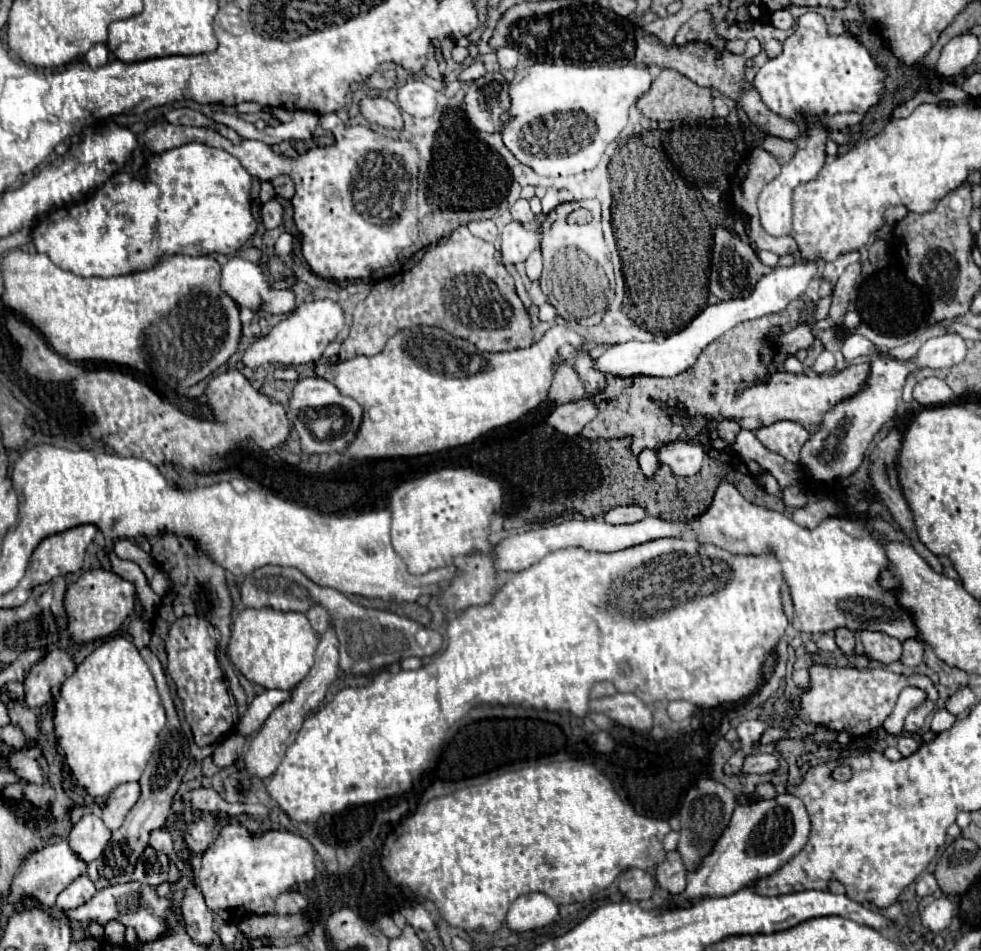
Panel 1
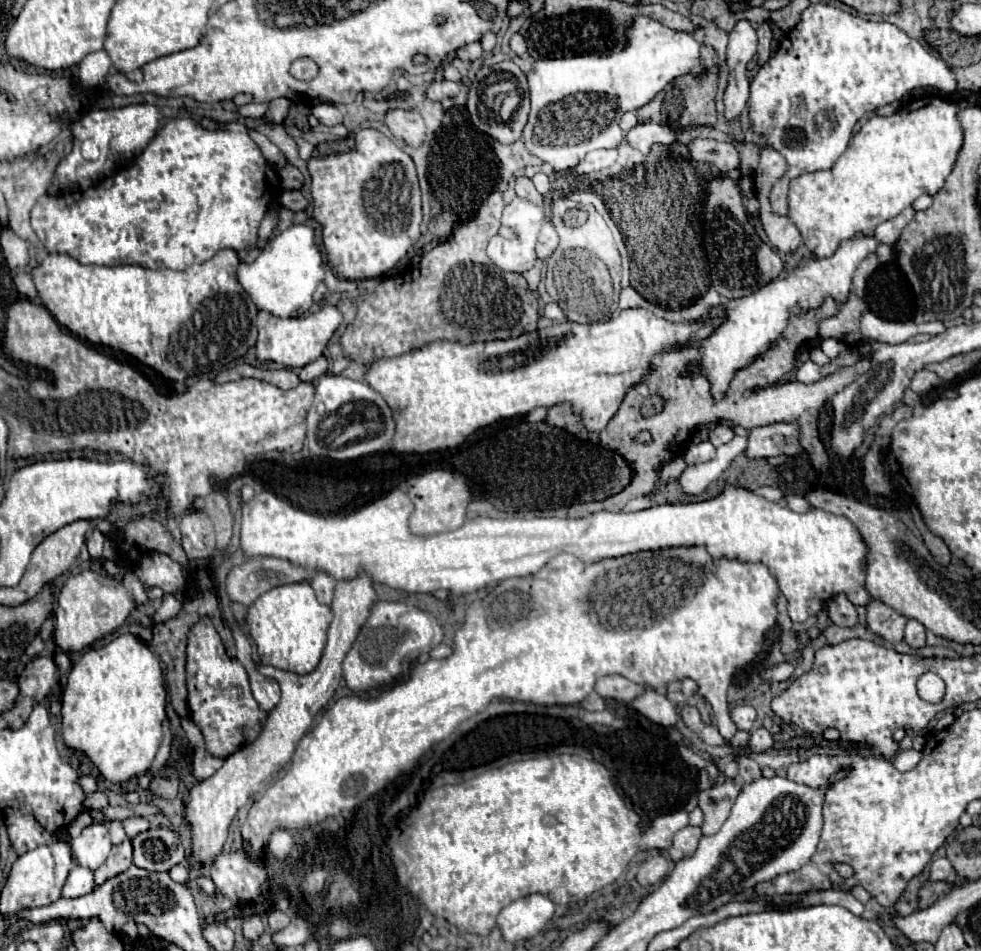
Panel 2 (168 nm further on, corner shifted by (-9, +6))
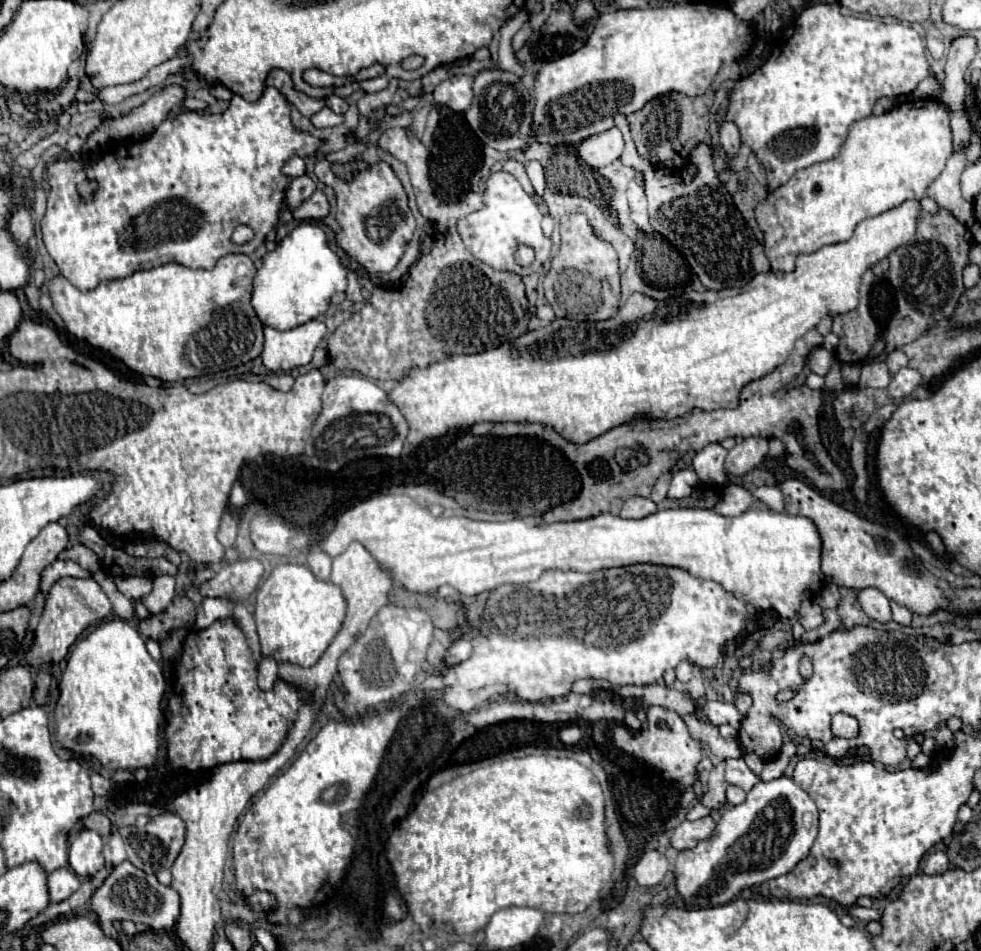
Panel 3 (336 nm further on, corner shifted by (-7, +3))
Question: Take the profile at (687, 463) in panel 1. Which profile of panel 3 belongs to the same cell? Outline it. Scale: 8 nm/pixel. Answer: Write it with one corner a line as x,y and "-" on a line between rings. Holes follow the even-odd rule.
717,443
703,447
693,457
693,469
697,471
701,482
720,488
729,484
726,472
723,471
723,463
725,463
725,449

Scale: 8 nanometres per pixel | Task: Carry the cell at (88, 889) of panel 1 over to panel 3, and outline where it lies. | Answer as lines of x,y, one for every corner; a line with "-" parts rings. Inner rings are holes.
57,869
49,873
47,885
49,885
51,903
61,903
81,887
81,879
71,869

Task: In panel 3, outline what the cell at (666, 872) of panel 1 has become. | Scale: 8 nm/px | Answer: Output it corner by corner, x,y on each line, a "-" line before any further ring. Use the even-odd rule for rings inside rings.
709,815
697,821
683,821
679,827
675,827
671,835
671,847
677,851
693,849
701,839
709,837
713,829
715,829
715,821

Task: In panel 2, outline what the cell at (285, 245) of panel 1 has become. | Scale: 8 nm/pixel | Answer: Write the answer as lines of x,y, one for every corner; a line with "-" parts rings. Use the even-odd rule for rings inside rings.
297,224
271,238
253,264
241,262
237,278
259,310
279,318
297,318
313,304
315,288
325,280
325,260
315,244
313,228

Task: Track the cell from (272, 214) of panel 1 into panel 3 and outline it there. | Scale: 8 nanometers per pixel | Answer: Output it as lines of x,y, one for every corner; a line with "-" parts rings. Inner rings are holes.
315,191
303,205
299,205
297,209
293,209
293,217
295,219
321,219
325,217
329,211
329,203
323,195
323,191

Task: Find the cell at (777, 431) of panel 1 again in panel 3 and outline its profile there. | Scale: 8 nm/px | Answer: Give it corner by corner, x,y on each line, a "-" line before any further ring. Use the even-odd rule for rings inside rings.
747,437
729,451
725,459
725,471
731,475
745,475
753,467
757,467
765,459
765,455
767,455
767,439

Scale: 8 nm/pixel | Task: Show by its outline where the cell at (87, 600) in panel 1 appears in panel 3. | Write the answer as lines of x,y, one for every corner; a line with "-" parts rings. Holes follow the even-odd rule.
75,577
59,579
47,595
45,611
43,611
43,617
41,617
39,627
35,631
35,645
27,653
29,665
49,663
49,661
58,663
64,660
77,637
89,625
109,617
111,611
113,611
113,605
95,579
75,579

